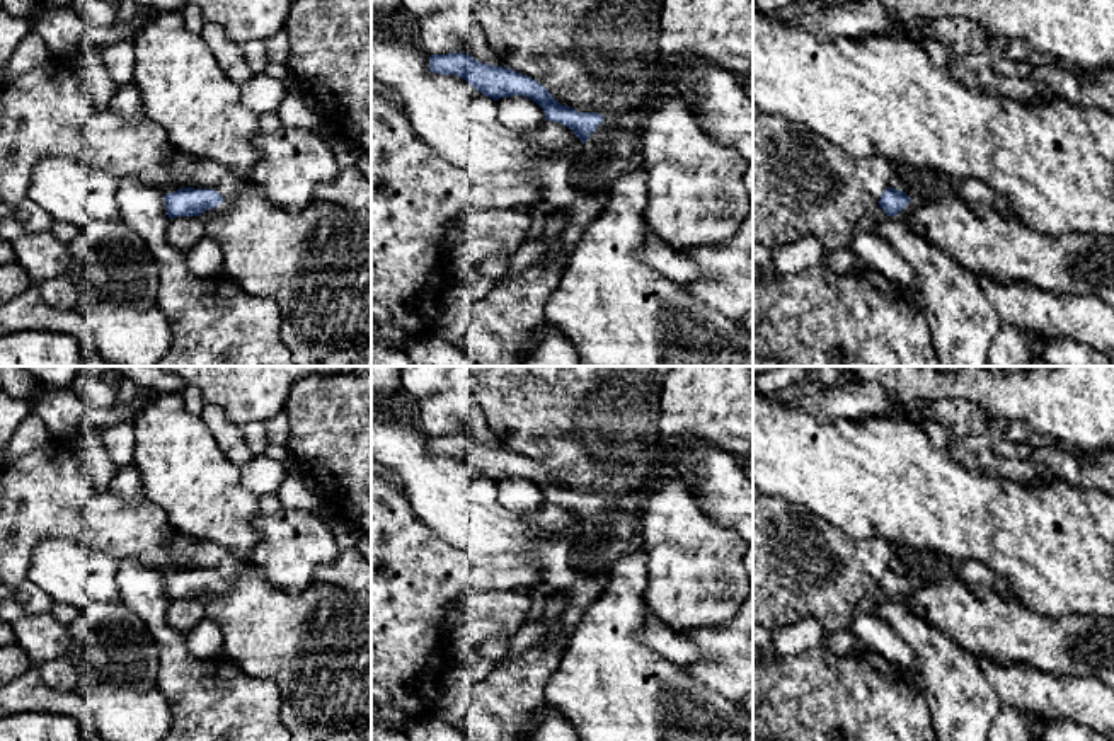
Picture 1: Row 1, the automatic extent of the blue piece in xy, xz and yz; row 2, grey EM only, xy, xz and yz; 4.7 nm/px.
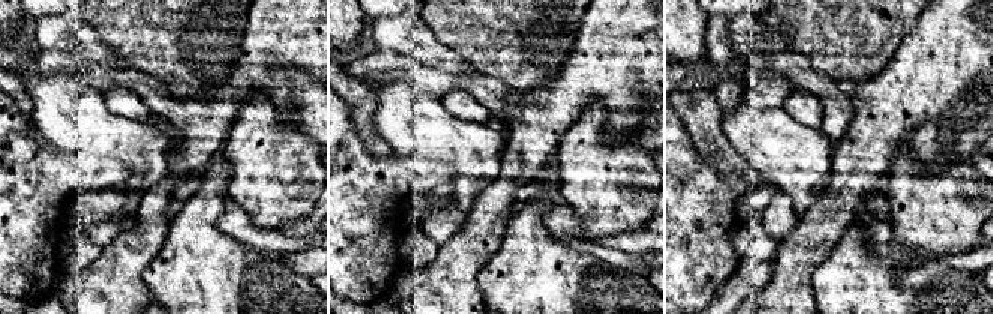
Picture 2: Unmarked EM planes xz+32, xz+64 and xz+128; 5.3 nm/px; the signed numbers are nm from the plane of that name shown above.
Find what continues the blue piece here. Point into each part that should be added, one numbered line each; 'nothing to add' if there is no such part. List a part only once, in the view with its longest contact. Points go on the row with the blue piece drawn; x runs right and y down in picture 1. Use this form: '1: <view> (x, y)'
1: yz (1002, 247)

